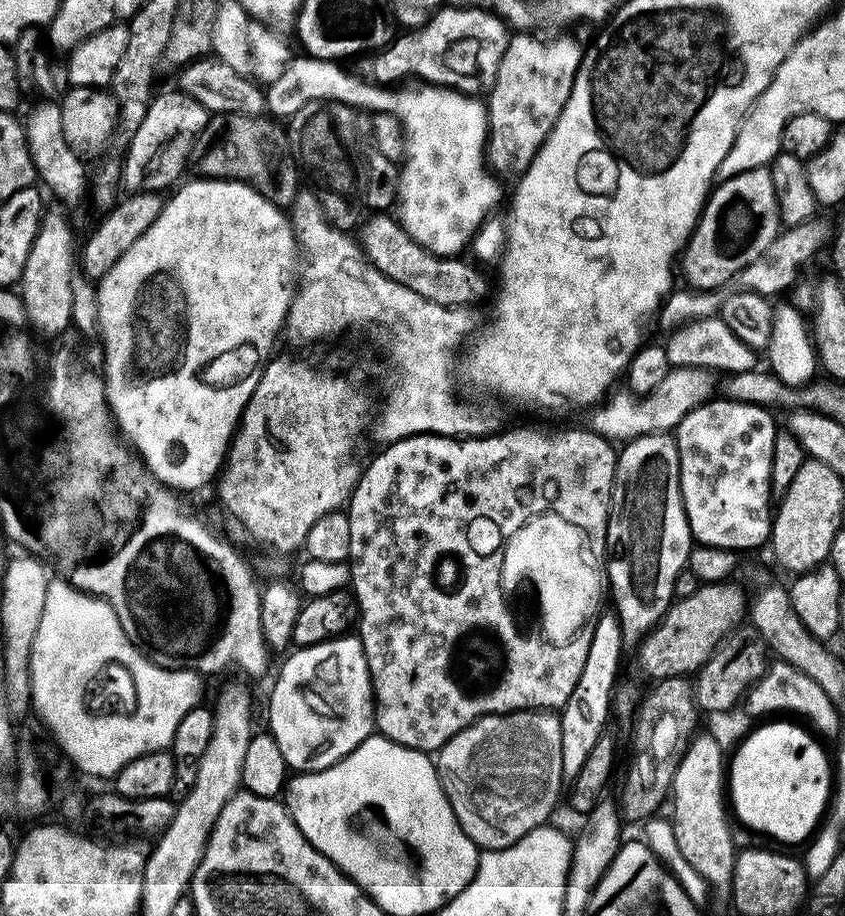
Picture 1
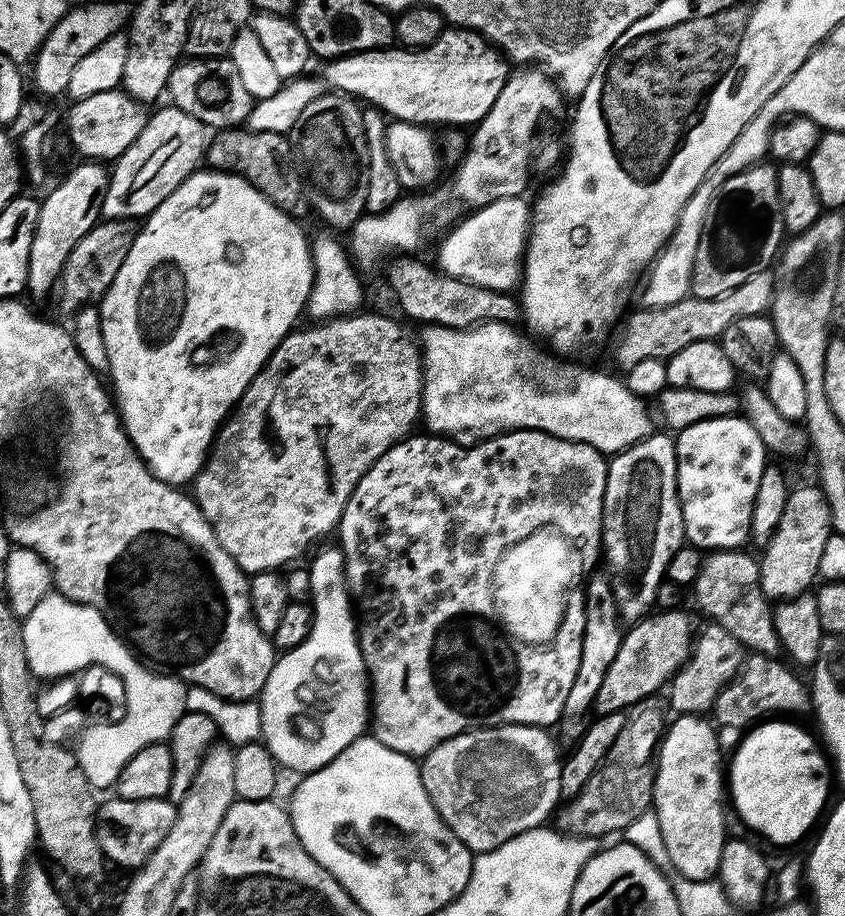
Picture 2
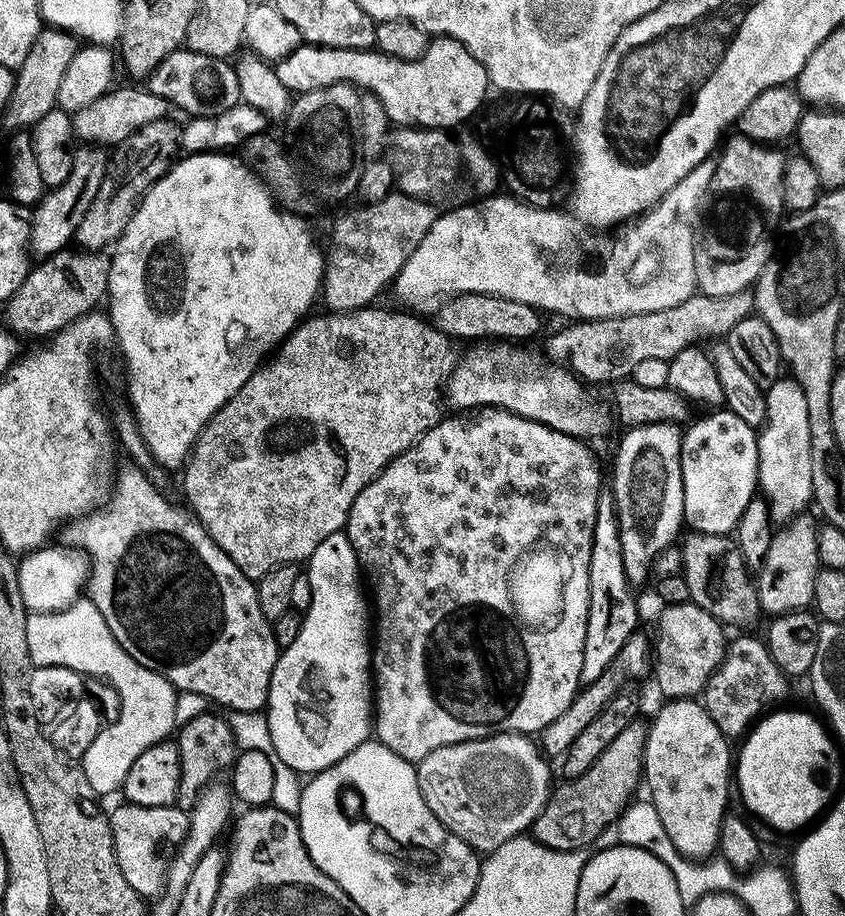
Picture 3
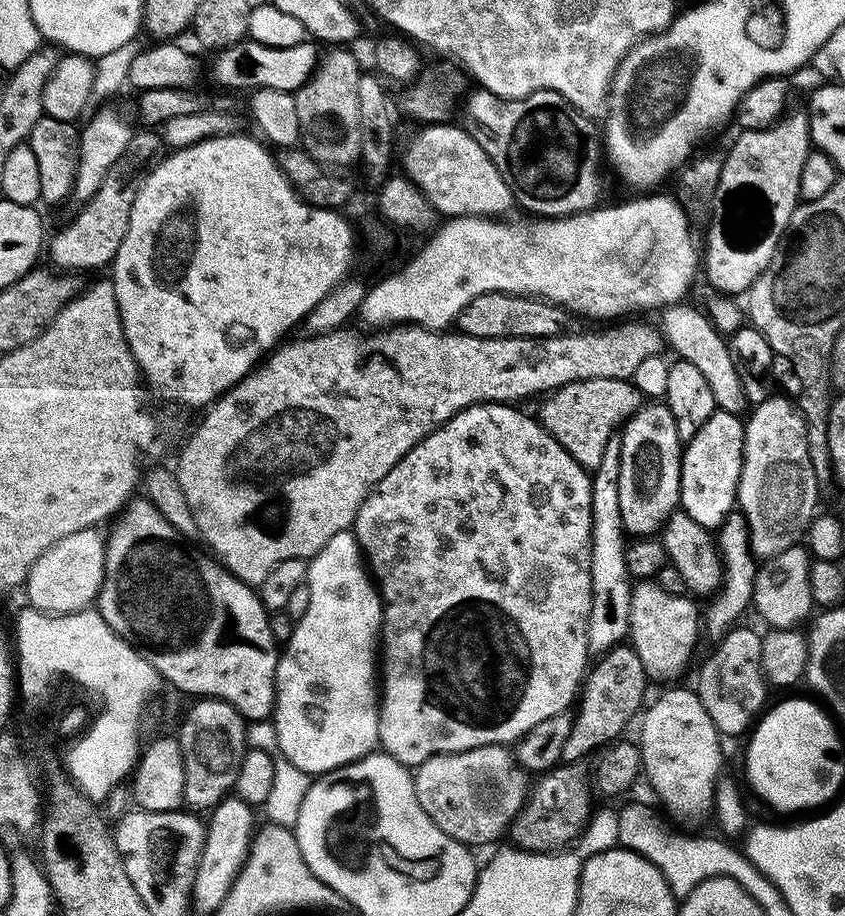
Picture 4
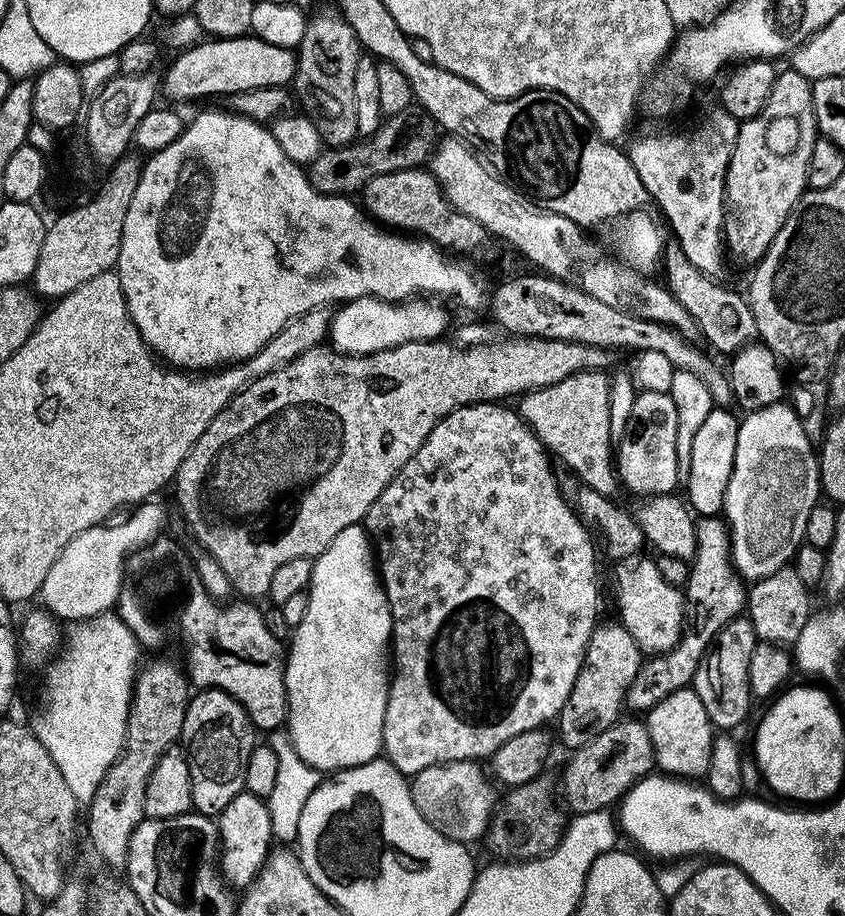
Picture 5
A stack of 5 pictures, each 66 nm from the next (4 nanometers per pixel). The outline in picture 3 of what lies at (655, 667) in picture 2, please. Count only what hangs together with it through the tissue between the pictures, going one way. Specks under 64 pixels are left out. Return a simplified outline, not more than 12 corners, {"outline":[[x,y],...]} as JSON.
{"outline":[[635,631],[602,676],[583,685],[539,732],[549,761],[568,753],[604,705],[654,660],[654,644]]}

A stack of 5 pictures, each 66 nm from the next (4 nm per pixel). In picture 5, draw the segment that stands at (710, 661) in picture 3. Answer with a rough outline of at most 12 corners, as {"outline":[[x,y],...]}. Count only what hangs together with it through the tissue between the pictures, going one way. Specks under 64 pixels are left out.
{"outline":[[659,563],[619,565],[618,620],[641,653],[663,654],[686,619]]}

